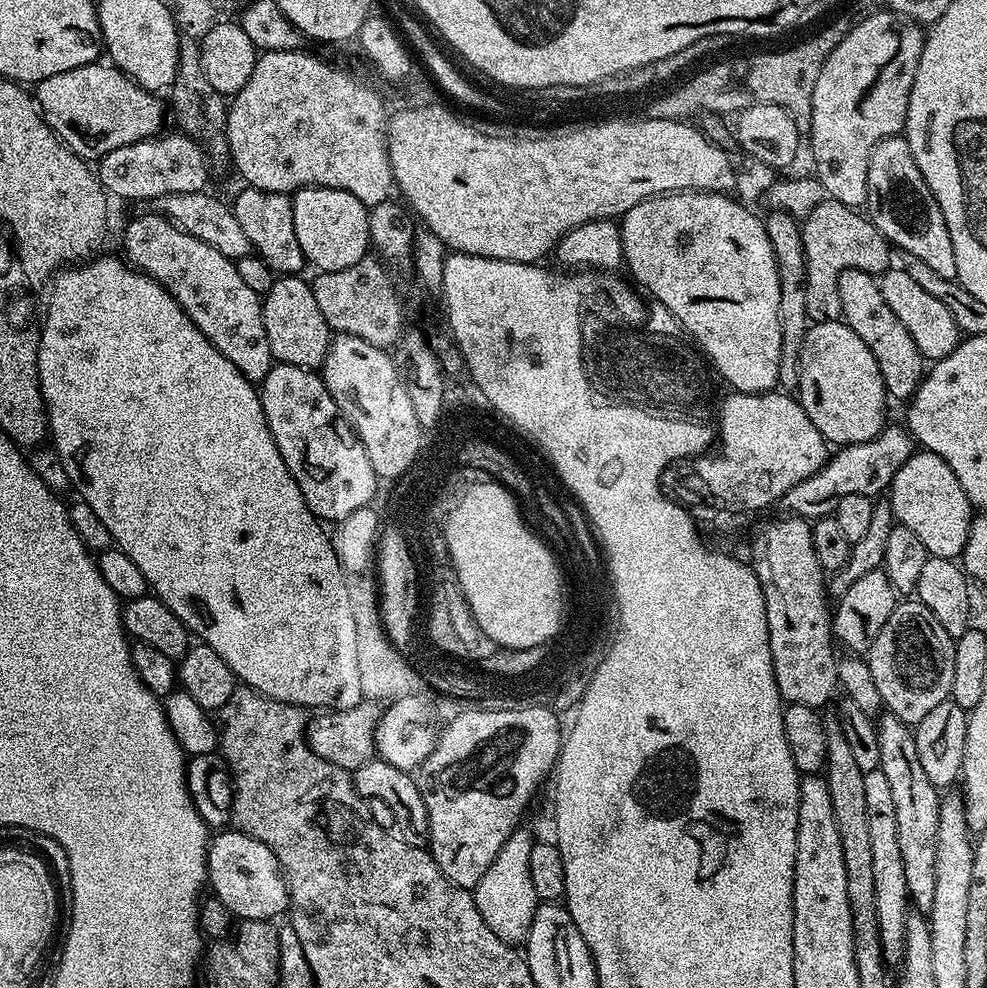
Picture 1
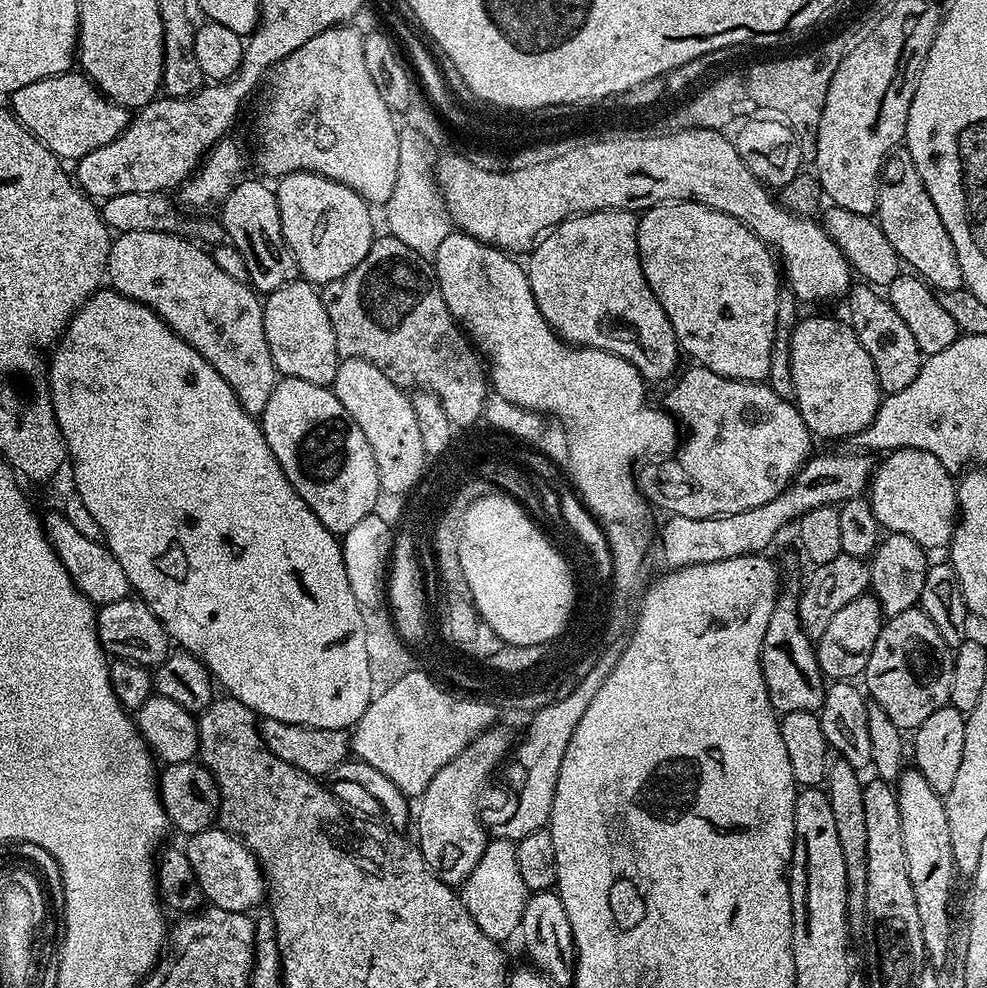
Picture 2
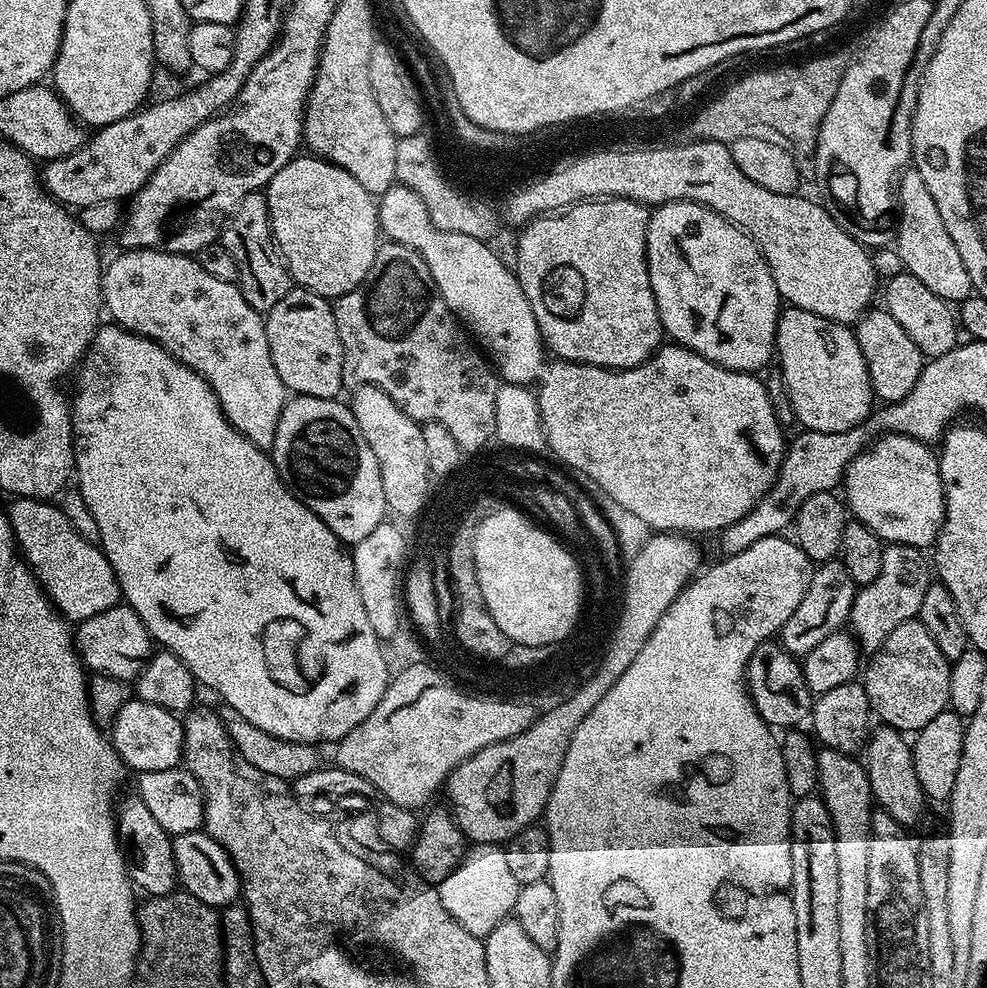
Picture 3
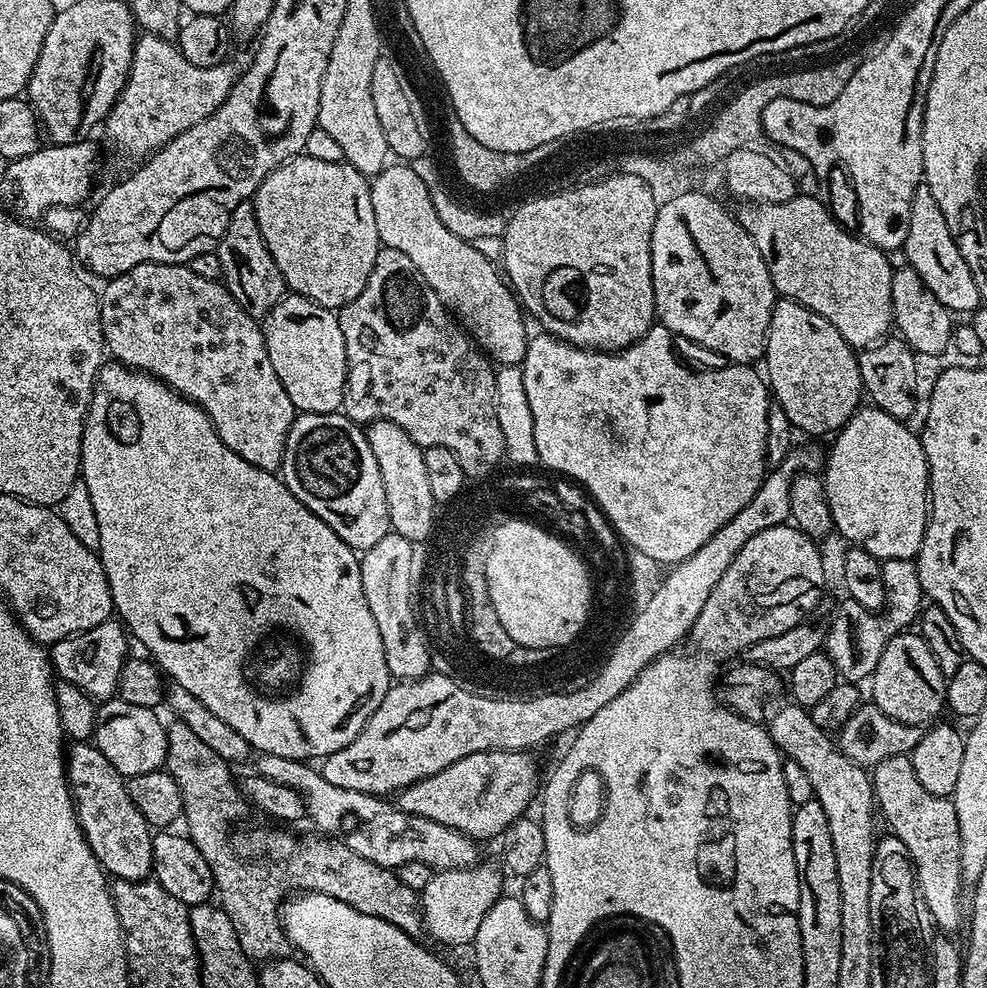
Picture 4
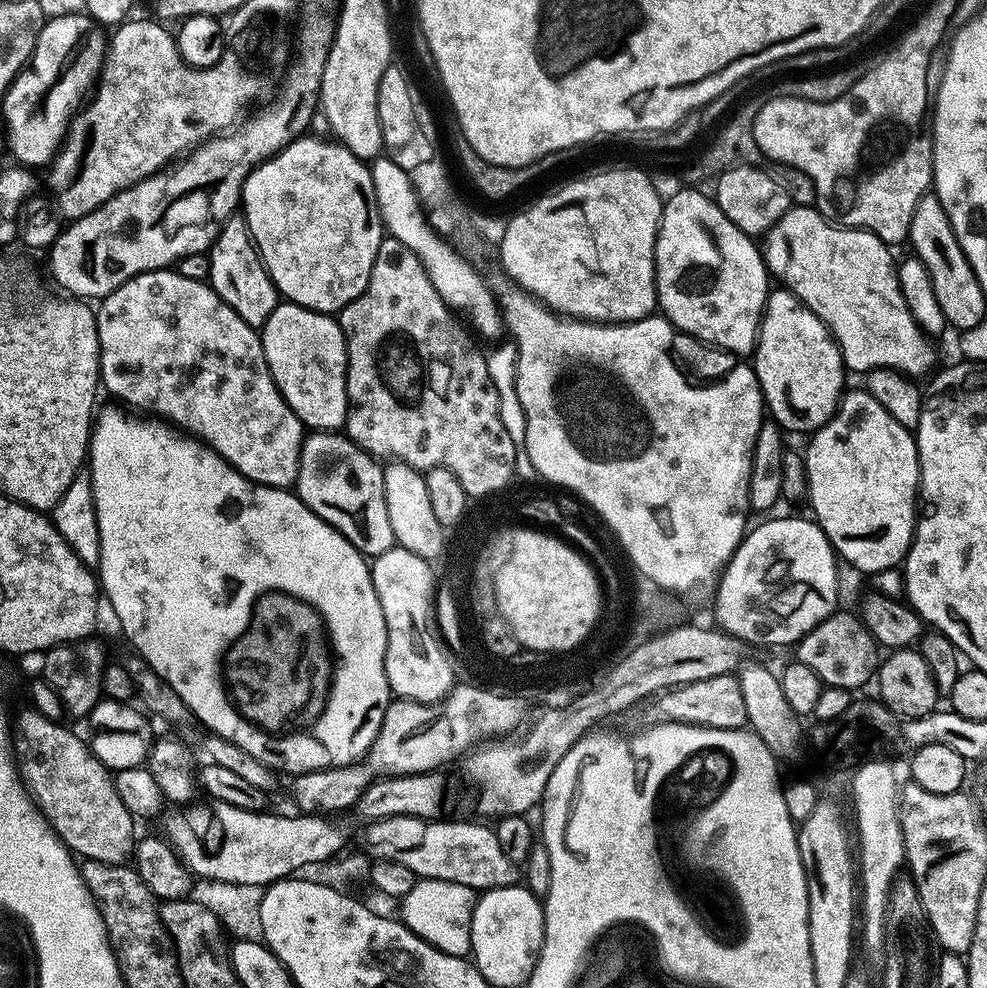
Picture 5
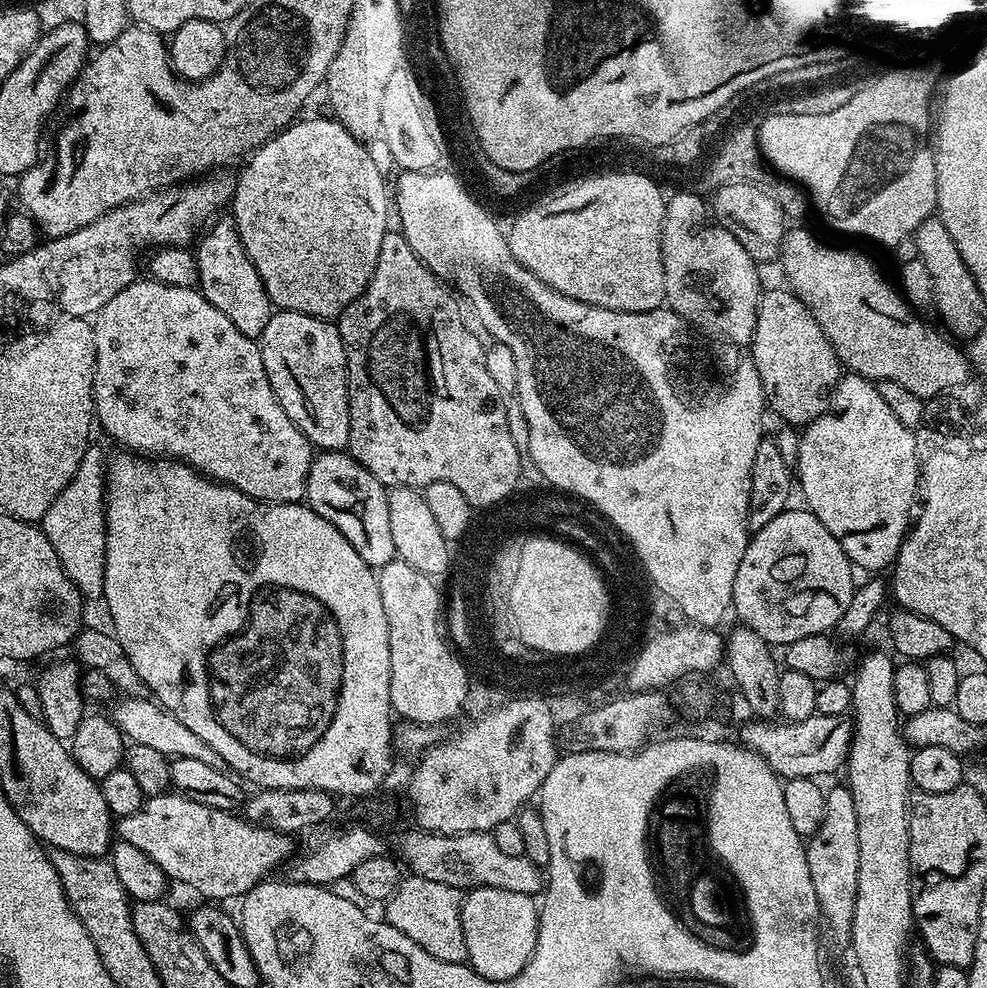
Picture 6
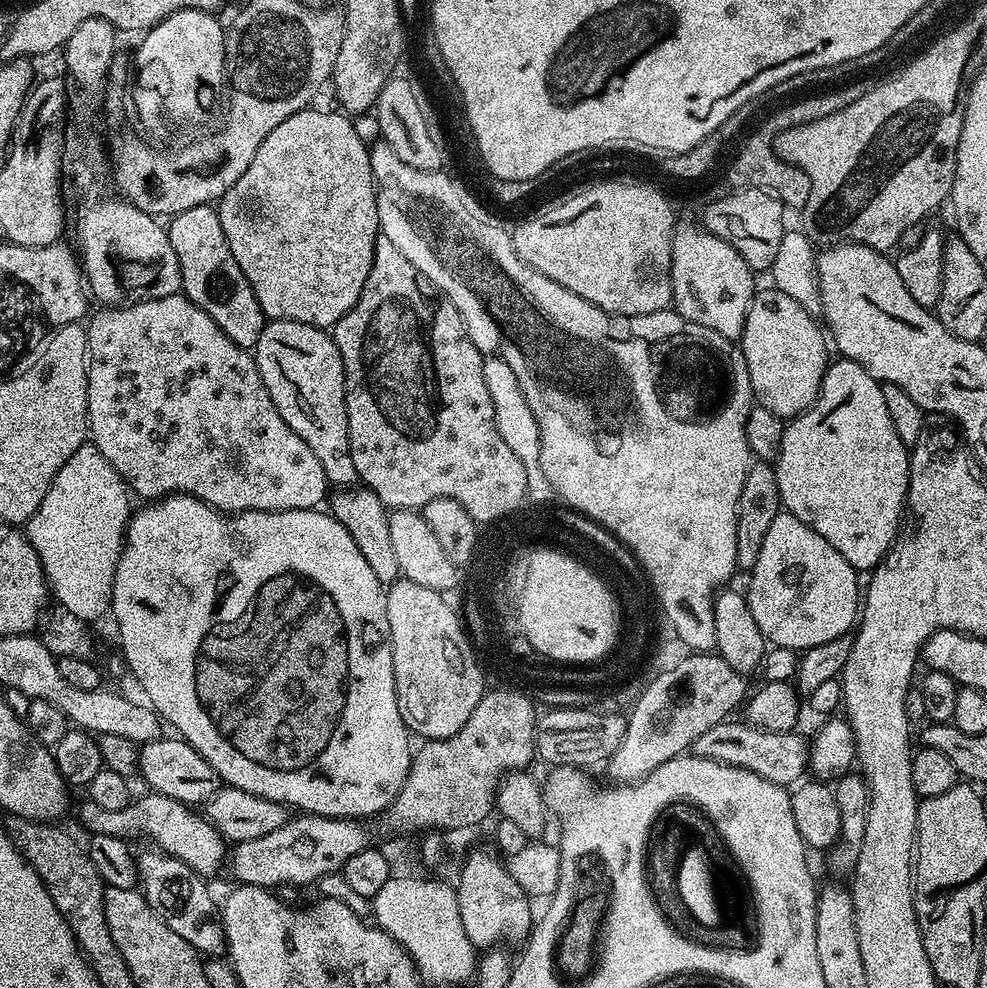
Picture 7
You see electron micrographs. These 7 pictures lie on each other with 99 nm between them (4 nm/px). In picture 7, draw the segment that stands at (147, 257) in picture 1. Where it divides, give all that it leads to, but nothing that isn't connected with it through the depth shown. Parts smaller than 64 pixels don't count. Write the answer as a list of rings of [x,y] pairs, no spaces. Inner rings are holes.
[[[177,294],[167,296],[166,298],[154,298],[153,300],[137,300],[135,302],[125,303],[123,306],[108,306],[93,318],[87,321],[88,330],[88,430],[90,433],[91,443],[98,446],[98,450],[102,454],[102,458],[106,458],[106,462],[110,462],[110,466],[114,466],[114,470],[124,479],[125,484],[133,493],[136,492],[141,496],[141,501],[151,502],[159,500],[165,496],[173,494],[183,494],[185,496],[193,496],[202,502],[211,504],[220,512],[235,514],[238,512],[285,512],[286,510],[313,510],[319,509],[320,504],[325,503],[326,497],[330,492],[330,485],[326,474],[322,470],[322,462],[318,462],[318,458],[314,458],[314,450],[310,450],[310,446],[306,446],[306,442],[302,442],[302,438],[298,438],[298,434],[294,434],[294,430],[290,430],[290,426],[286,426],[286,422],[282,418],[282,414],[278,414],[278,410],[274,406],[274,402],[270,402],[270,394],[266,390],[266,386],[262,382],[262,378],[258,374],[258,366],[256,365],[256,357],[249,349],[240,348],[234,342],[230,342],[230,338],[226,338],[226,334],[222,334],[222,330],[218,330],[218,322],[214,322],[214,318],[210,318],[210,314],[206,314],[206,310],[202,310],[194,302],[190,302],[187,296]]]

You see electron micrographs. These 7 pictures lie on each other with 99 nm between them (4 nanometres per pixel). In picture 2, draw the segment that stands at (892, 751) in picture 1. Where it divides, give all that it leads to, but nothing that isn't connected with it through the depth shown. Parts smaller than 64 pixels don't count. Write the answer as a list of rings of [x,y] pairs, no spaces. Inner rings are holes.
[[[915,766],[905,767],[898,783],[895,785],[898,798],[898,814],[902,814],[902,842],[906,846],[906,863],[910,865],[910,882],[914,886],[914,898],[918,898],[918,915],[922,917],[922,946],[927,963],[933,969],[947,965],[950,960],[954,927],[952,928],[952,912],[948,907],[952,904],[952,882],[958,878],[954,850],[950,850],[950,822],[946,822],[946,806],[944,796],[922,778]]]

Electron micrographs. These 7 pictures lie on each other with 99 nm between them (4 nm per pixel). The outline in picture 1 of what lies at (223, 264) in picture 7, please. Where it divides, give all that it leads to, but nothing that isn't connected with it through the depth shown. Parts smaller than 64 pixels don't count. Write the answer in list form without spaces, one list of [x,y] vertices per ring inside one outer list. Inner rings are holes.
[[[247,186],[241,187],[236,201],[230,207],[234,218],[238,218],[246,238],[250,238],[253,253],[261,256],[276,274],[300,274],[306,268],[302,246],[298,246],[298,234],[294,234],[294,210],[292,197],[287,192],[271,192]]]

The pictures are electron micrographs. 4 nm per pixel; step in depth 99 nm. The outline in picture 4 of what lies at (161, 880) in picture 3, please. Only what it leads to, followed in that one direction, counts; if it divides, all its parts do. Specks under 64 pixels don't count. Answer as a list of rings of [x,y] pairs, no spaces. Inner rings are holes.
[[[76,742],[67,749],[66,775],[84,841],[105,873],[118,880],[149,879],[153,875],[154,832],[148,827],[146,818],[142,818],[138,806],[134,806],[125,777],[110,766],[110,762],[106,762],[106,754],[99,752],[92,742]]]

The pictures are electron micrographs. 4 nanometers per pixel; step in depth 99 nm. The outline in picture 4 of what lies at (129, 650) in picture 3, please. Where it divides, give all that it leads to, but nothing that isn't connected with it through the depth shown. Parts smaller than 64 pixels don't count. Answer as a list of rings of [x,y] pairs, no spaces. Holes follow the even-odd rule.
[[[109,618],[90,630],[67,636],[51,645],[50,659],[53,673],[59,679],[78,687],[93,702],[113,699],[120,687],[122,666],[130,656],[128,644],[130,645],[130,640],[123,623],[119,619]]]

